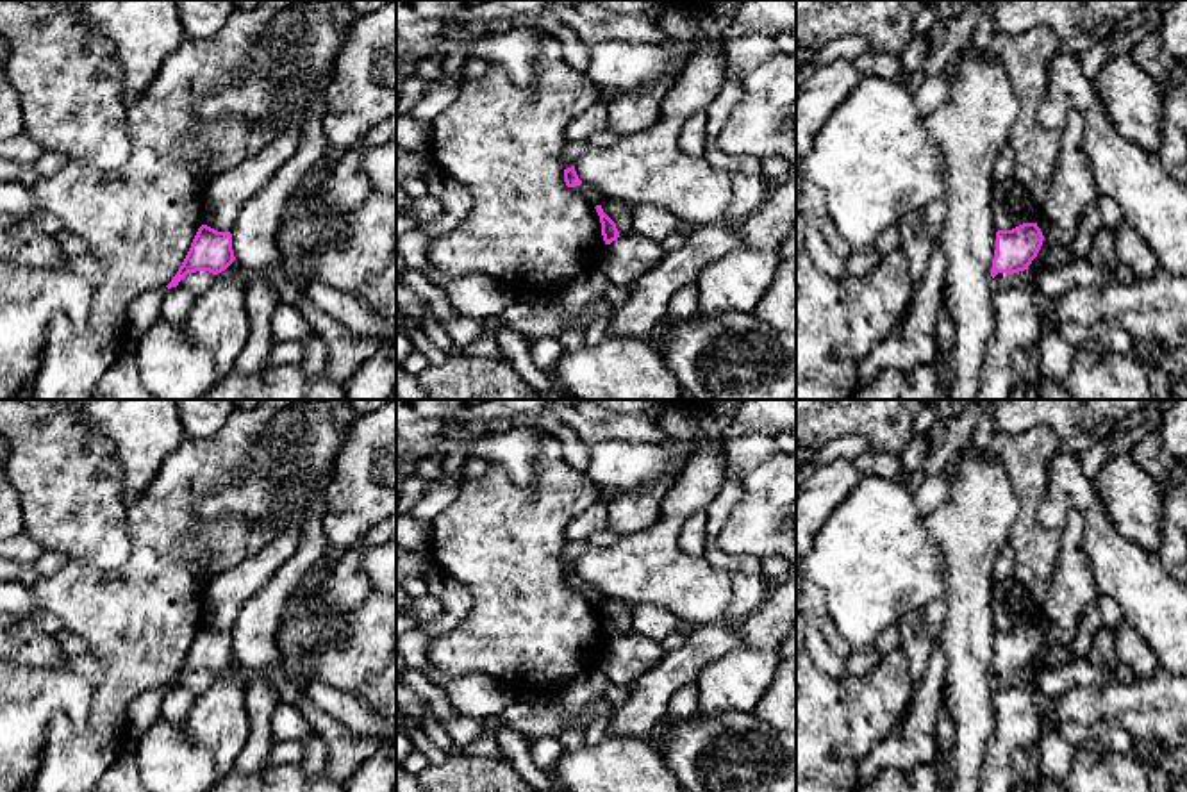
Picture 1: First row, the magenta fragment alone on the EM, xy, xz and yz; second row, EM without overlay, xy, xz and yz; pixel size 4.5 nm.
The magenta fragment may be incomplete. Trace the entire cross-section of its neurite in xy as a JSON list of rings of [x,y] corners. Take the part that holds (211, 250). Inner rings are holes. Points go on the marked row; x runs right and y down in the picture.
[[[202,225],[182,266],[166,287],[177,287],[186,275],[196,271],[209,271],[218,275],[225,271],[234,260],[232,234],[218,232],[207,225]]]

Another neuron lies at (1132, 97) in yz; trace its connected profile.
[[[1132,54],[1107,61],[1092,78],[1119,134],[1155,155],[1162,146],[1164,95]]]

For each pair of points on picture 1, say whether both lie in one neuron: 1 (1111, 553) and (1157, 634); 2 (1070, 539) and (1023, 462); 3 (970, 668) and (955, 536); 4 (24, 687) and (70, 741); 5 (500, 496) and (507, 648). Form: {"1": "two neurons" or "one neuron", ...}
{"1": "one neuron", "2": "two neurons", "3": "one neuron", "4": "two neurons", "5": "one neuron"}

